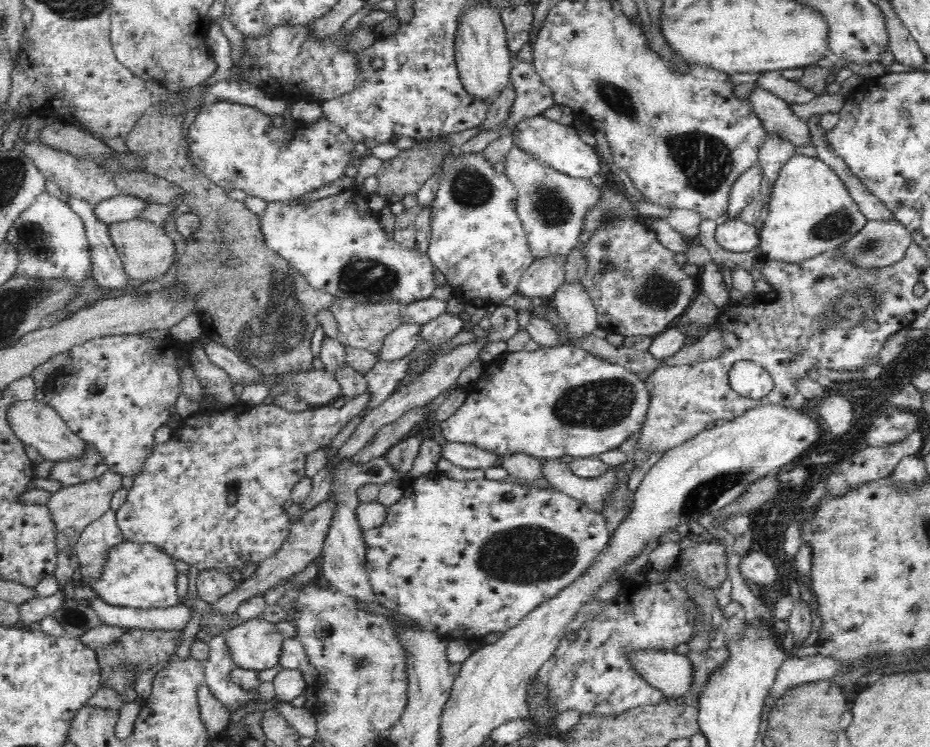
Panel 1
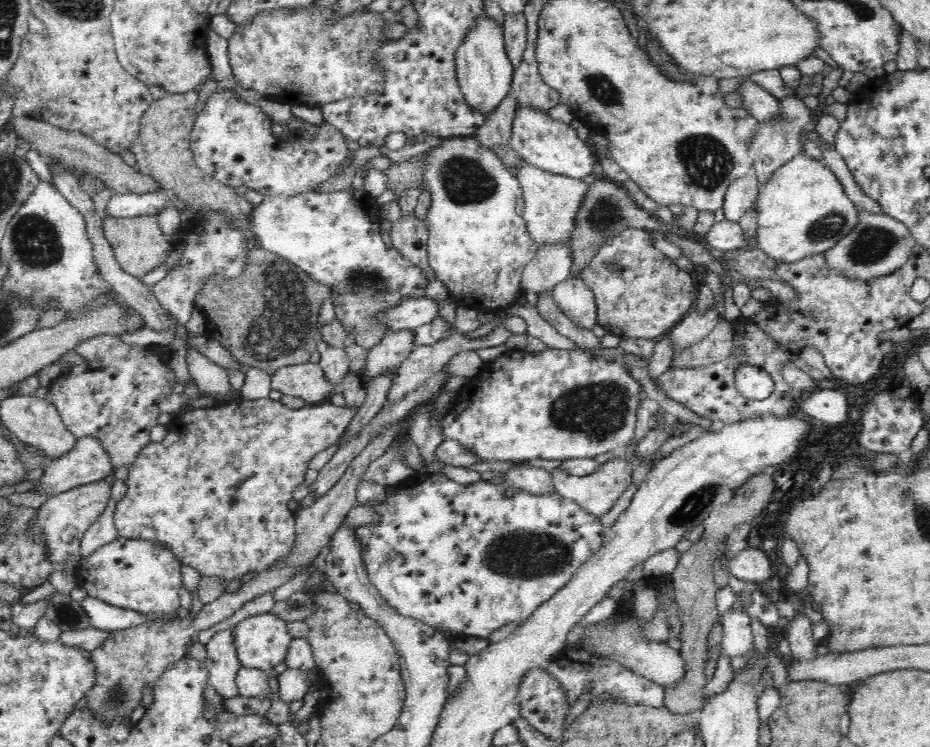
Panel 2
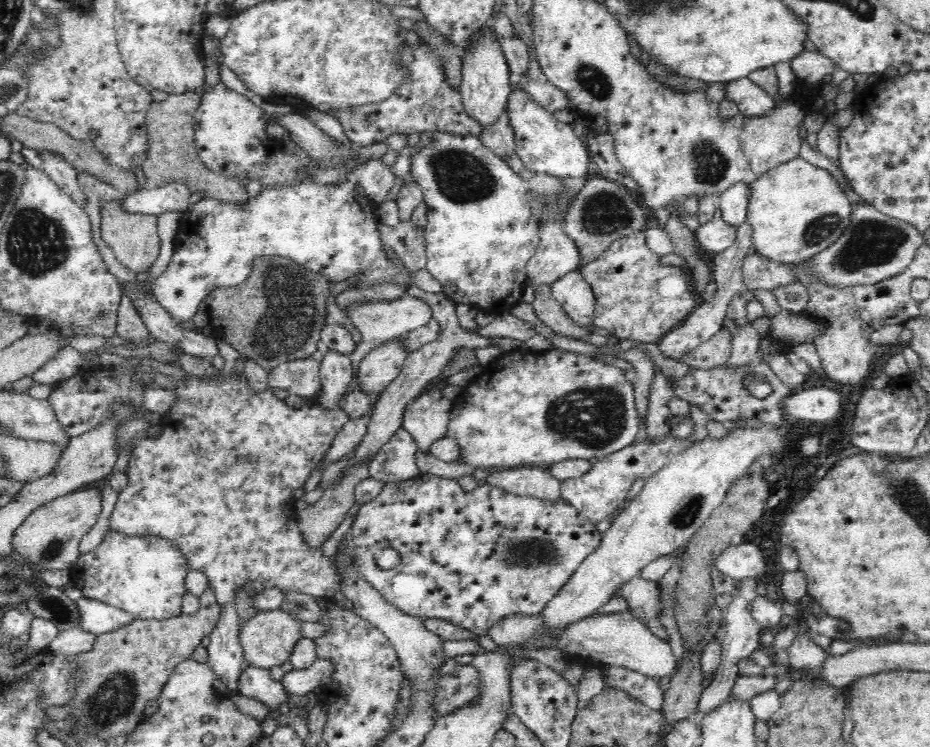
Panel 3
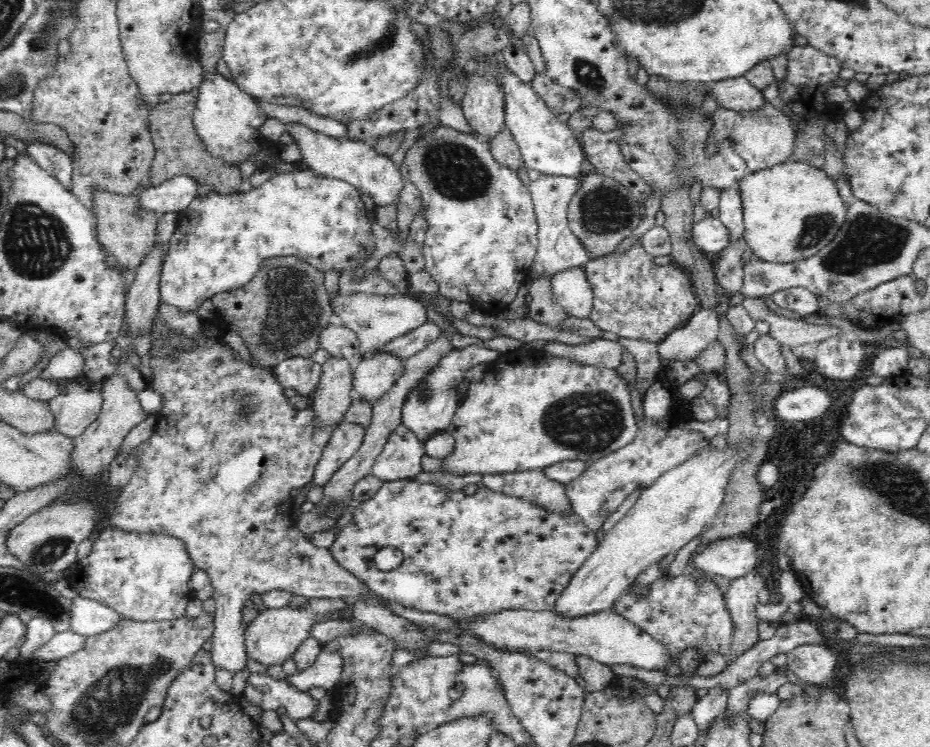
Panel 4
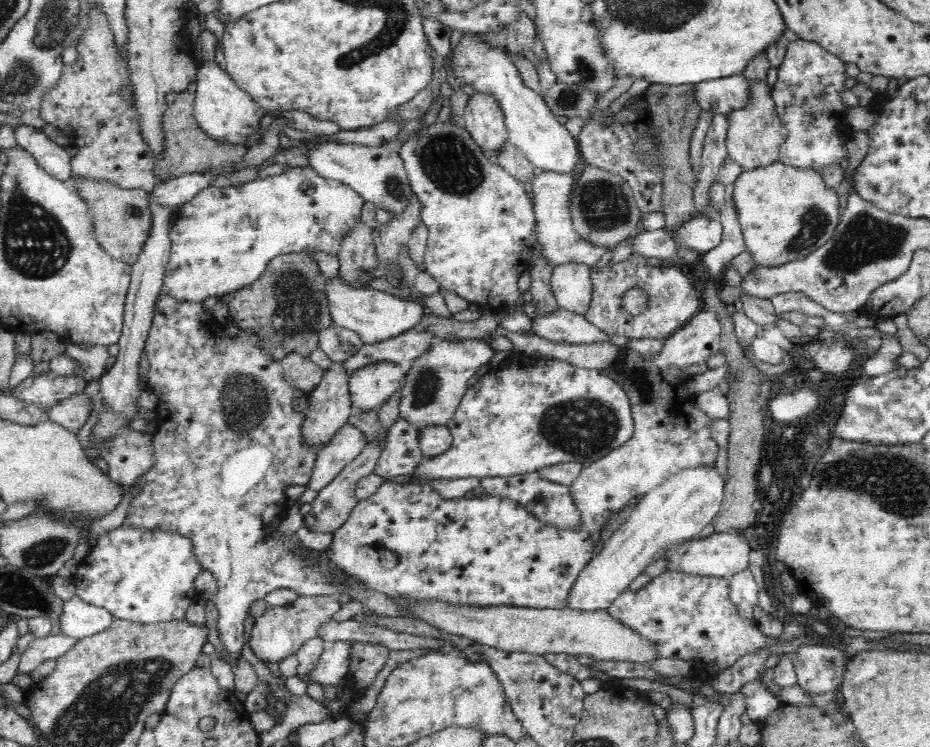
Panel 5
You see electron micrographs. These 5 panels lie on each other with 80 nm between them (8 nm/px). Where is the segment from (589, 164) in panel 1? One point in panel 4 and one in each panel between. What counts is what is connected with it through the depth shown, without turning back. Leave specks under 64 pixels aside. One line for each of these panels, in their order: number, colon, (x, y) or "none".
2: (548, 144)
3: (545, 145)
4: (547, 145)

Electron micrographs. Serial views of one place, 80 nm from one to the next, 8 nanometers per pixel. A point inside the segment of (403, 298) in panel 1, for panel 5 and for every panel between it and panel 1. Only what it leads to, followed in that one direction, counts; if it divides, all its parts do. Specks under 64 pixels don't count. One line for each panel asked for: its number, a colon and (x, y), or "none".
2: (334, 237)
3: (329, 229)
4: (220, 241)
5: (223, 239)

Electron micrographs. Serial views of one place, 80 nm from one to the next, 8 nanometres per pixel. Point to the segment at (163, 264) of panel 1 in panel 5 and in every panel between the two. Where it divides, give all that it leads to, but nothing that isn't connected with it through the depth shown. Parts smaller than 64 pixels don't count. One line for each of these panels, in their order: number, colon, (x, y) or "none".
2: (140, 245)
3: (134, 238)
4: (129, 233)
5: (122, 218)

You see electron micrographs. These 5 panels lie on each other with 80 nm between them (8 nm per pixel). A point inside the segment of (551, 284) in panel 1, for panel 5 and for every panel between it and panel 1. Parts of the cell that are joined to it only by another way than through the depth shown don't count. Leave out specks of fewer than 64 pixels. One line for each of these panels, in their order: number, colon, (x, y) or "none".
2: (551, 265)
3: (556, 255)
4: (558, 249)
5: (559, 242)

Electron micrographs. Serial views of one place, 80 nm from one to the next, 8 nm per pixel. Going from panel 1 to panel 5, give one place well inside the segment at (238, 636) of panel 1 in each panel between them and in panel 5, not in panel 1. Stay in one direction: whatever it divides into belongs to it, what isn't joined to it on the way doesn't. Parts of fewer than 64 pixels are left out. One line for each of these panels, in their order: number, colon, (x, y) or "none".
2: (261, 641)
3: (267, 639)
4: (272, 637)
5: (279, 632)

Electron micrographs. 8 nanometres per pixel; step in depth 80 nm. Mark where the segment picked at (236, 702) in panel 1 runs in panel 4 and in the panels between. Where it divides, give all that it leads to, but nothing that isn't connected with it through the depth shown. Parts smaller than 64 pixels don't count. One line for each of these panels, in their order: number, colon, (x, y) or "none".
2: (221, 660)
3: (218, 481)
4: (237, 526)

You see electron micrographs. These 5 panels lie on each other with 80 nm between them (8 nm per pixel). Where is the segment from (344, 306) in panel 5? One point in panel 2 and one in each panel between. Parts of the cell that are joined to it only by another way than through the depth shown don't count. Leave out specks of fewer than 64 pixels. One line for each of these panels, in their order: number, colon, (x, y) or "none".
2: (413, 312)
3: (377, 322)
4: (377, 320)

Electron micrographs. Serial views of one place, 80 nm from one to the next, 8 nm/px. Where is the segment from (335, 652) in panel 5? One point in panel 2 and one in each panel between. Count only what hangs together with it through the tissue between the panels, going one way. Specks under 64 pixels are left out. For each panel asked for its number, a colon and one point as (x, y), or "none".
2: (293, 683)
3: (297, 682)
4: (325, 671)

